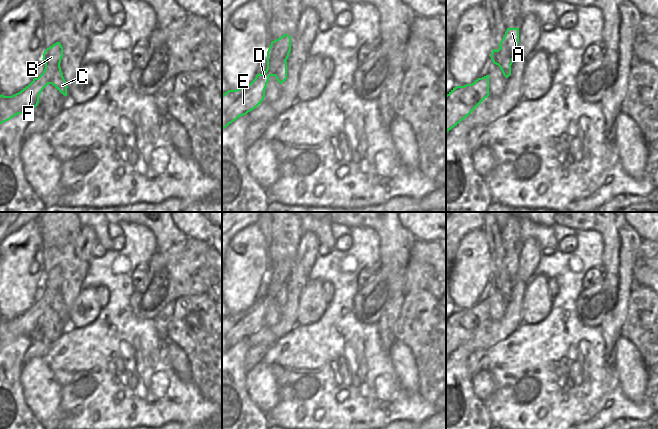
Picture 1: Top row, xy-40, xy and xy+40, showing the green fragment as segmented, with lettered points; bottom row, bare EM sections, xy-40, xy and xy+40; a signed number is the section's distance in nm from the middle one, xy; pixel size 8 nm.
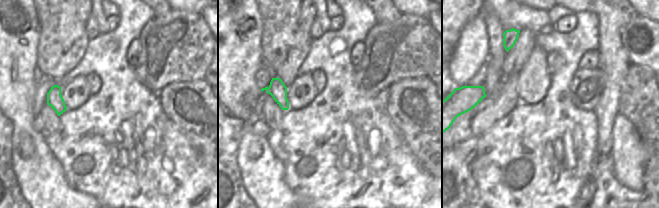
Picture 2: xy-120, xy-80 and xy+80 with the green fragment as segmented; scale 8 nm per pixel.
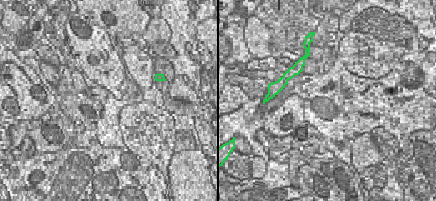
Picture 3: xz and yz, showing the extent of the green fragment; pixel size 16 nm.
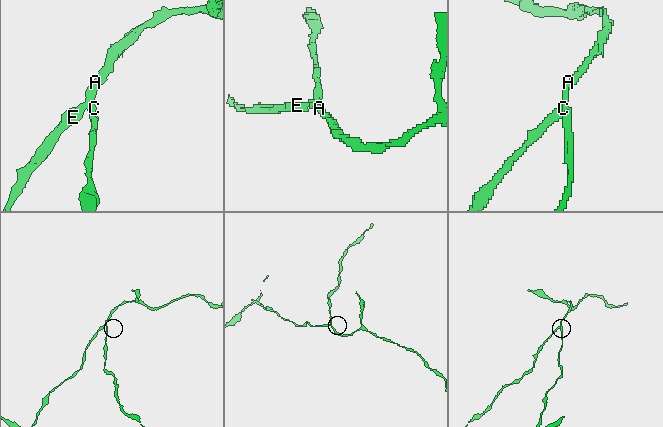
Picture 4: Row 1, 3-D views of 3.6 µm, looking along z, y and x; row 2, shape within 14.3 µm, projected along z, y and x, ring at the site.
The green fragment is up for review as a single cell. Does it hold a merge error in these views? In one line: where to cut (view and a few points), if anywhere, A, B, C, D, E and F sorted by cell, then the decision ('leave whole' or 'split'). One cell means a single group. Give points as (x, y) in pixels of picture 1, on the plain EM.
cut xy-40 (59, 289), (50, 307); groups A B D E F / C; split

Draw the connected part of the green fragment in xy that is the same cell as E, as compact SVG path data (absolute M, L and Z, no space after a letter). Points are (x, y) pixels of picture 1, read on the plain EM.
M288 258L272 265L267 275L266 295L257 298L250 308L236 314L228 314L222 319L222 354L261 328L269 301L277 299L290 275L291 261Z

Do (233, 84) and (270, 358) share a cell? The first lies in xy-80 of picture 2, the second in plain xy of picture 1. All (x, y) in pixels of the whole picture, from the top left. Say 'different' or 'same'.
different

